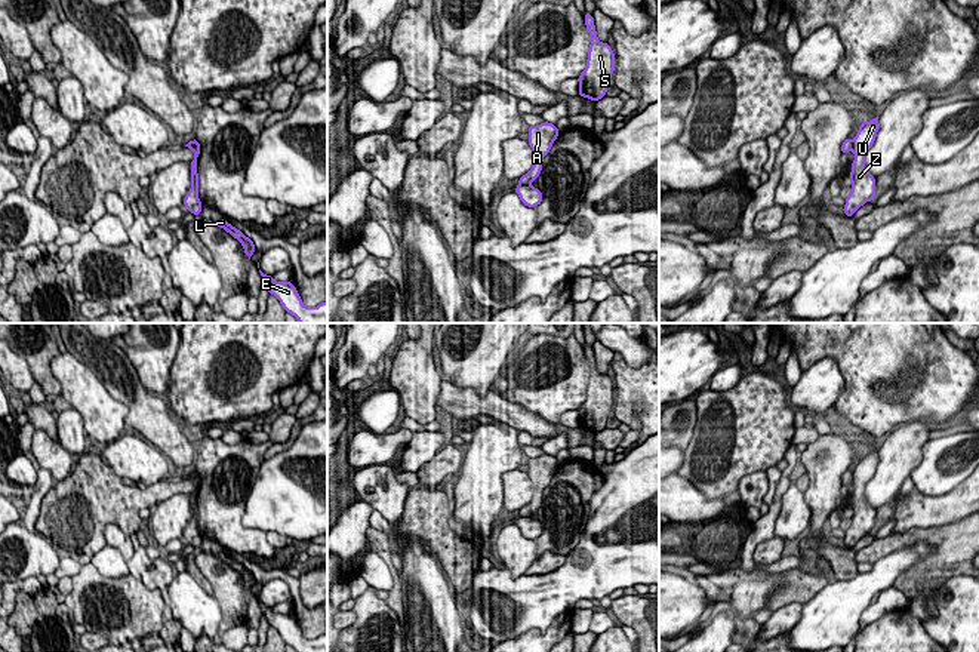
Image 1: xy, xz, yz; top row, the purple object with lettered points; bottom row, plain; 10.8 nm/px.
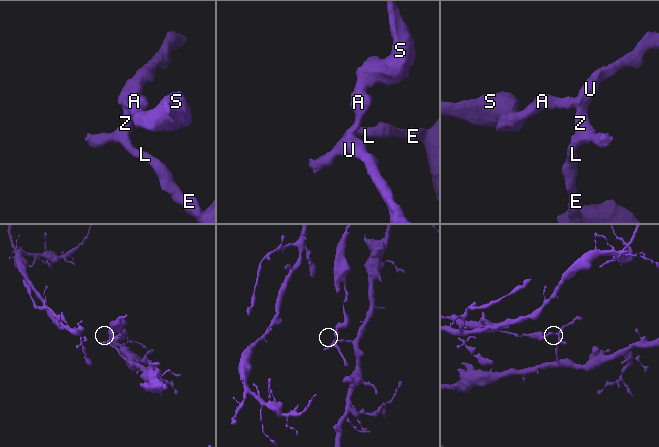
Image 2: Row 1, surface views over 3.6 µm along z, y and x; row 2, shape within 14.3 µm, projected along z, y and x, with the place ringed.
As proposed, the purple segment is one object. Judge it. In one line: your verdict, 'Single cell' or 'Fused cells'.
Fused cells

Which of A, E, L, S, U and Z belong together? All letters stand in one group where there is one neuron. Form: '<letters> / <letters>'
A S / E L U Z

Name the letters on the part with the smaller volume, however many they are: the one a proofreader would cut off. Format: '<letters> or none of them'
A, S

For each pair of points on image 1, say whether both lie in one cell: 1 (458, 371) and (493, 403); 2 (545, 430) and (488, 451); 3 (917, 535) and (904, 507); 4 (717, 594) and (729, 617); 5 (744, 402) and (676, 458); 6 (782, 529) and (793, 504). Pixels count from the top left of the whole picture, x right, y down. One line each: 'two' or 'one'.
1: two
2: two
3: two
4: two
5: two
6: one

